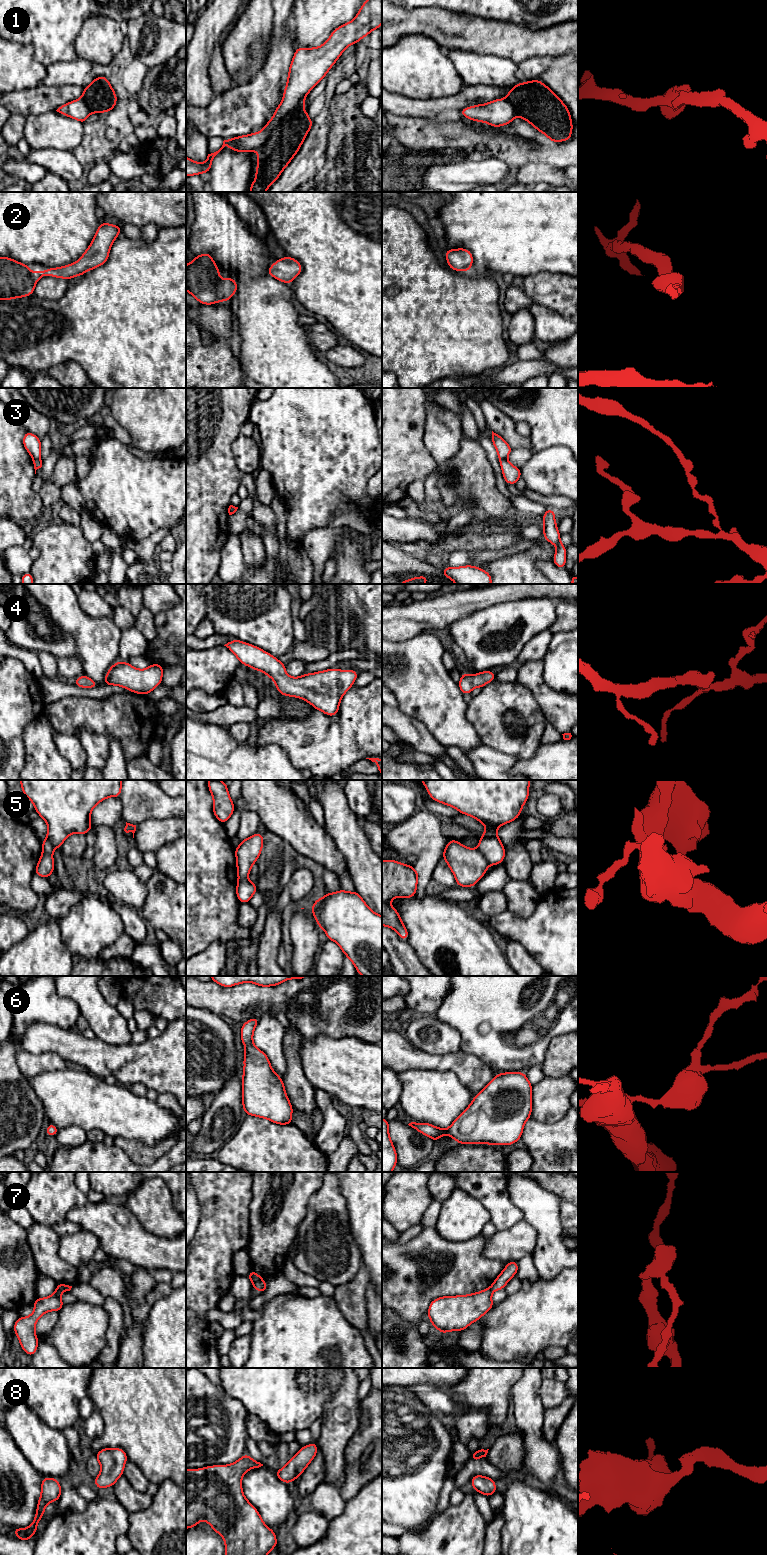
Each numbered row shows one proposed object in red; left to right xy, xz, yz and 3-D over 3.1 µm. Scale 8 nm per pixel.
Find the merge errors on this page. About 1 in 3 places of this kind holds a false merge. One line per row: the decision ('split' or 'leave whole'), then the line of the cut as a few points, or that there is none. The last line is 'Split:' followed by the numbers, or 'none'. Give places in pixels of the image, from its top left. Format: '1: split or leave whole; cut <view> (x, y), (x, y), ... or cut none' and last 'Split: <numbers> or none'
1: split; cut xz (305, 96), (273, 129), (268, 139), (257, 151)
2: leave whole; cut none
3: split; cut xy (33, 458), (39, 460)
4: leave whole; cut none
5: split; cut yz (477, 848), (489, 864)
6: leave whole; cut none
7: split; cut xz (261, 1279), (253, 1284)
8: leave whole; cut none
Split: 1, 3, 5, 7

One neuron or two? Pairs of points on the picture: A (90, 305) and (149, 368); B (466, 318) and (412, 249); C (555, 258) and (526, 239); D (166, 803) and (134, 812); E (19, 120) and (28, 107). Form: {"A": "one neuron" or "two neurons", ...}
{"A": "one neuron", "B": "one neuron", "C": "one neuron", "D": "one neuron", "E": "two neurons"}

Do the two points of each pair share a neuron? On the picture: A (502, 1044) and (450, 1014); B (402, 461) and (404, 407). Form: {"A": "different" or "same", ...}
{"A": "same", "B": "same"}

